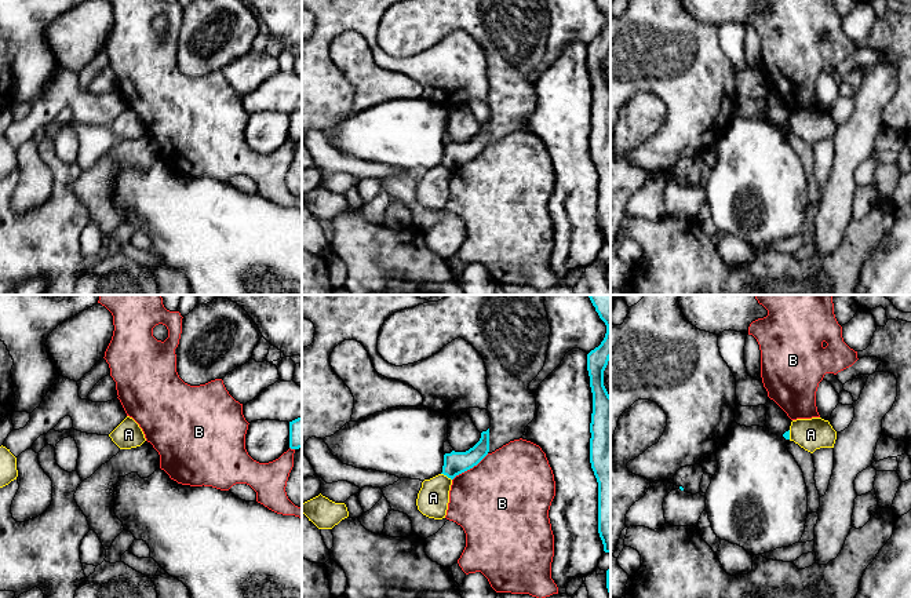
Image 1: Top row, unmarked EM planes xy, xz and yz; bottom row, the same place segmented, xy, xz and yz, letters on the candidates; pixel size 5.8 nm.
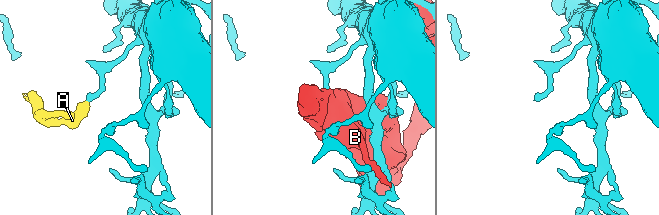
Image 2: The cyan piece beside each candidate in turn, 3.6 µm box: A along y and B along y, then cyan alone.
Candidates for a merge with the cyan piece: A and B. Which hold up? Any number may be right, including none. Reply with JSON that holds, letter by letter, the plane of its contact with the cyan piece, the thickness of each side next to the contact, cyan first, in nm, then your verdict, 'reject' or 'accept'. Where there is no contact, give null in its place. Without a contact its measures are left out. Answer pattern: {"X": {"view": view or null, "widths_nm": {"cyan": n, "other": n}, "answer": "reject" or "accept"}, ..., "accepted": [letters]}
{"A": {"view": "xz", "widths_nm": {"cyan": 140, "other": 190}, "answer": "reject"}, "B": {"view": "xz", "widths_nm": {"cyan": 140, "other": 480}, "answer": "reject"}, "accepted": []}

